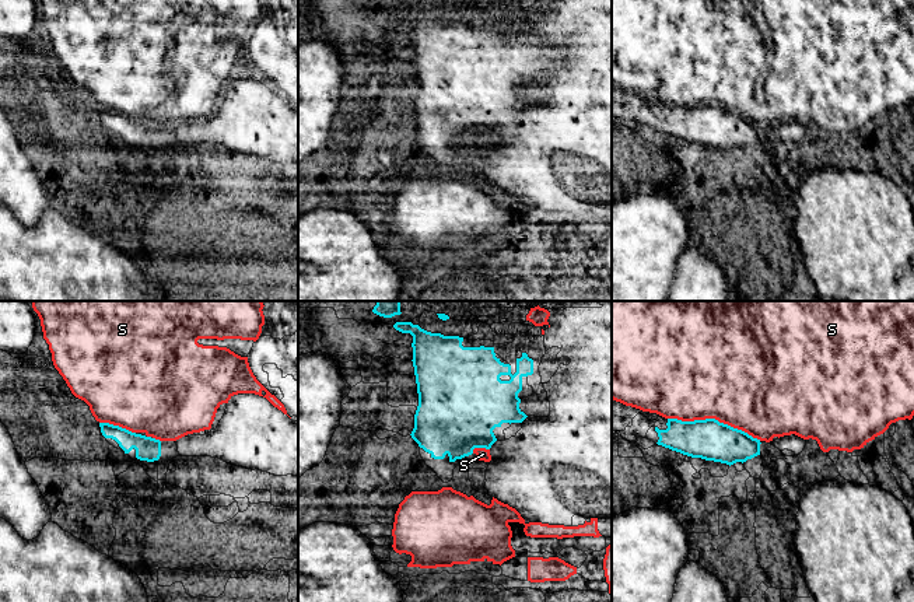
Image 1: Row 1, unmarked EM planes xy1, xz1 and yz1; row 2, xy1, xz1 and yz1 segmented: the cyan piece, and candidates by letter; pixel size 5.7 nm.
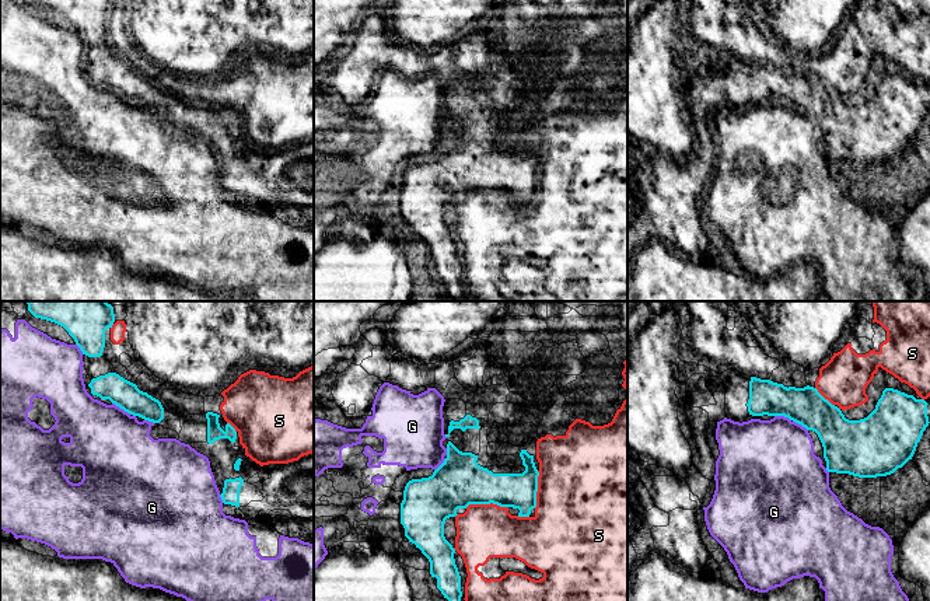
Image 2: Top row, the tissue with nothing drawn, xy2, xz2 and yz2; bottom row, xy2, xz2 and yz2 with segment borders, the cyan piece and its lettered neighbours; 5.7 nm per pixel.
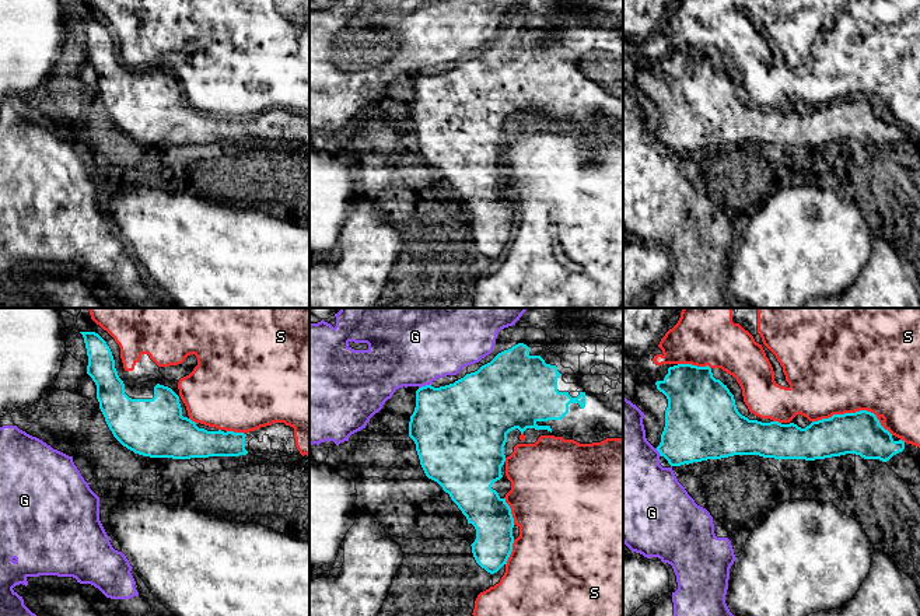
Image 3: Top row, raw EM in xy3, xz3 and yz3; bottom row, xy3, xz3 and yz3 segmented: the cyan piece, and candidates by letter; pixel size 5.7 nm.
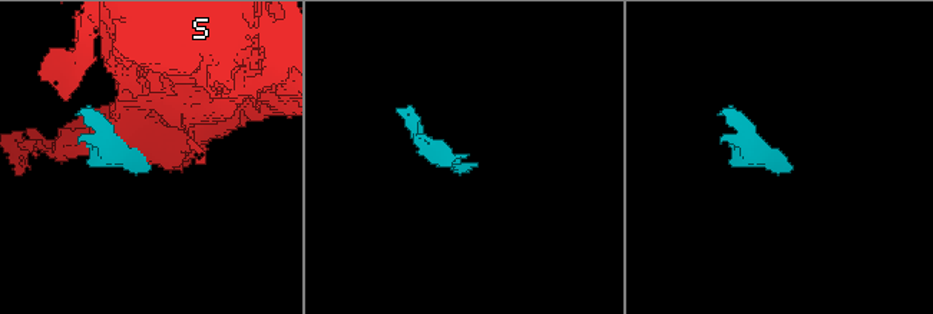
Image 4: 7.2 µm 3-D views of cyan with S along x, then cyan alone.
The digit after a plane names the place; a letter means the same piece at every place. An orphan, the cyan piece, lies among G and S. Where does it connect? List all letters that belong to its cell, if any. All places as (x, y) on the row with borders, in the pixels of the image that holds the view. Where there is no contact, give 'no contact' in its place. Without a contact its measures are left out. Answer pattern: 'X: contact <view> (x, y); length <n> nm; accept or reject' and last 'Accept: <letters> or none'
G: contact xy2 (122, 408); length 130 nm; reject
S: contact yz1 (714, 419); length 550 nm; reject
Accept: none

